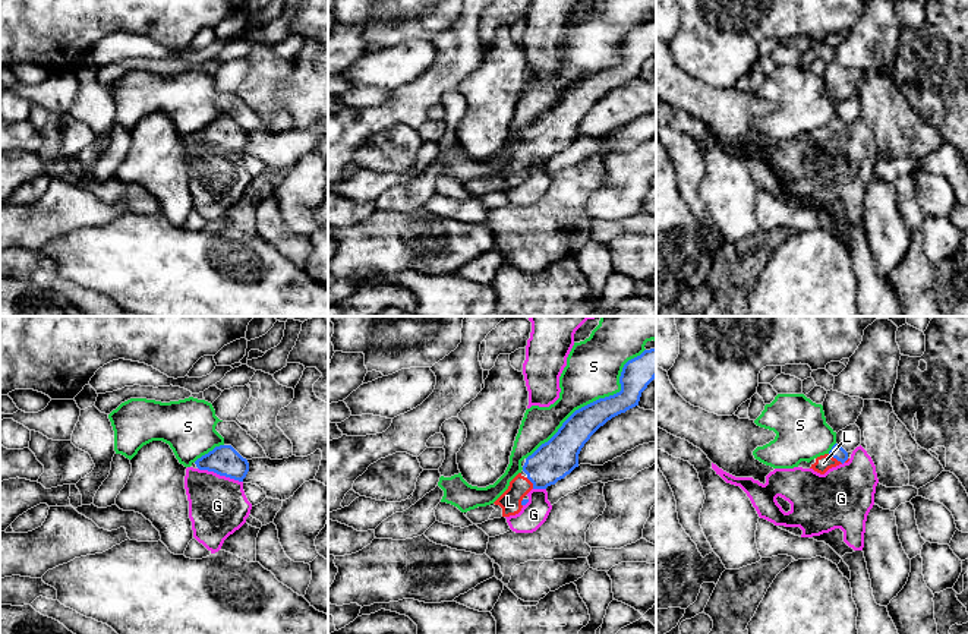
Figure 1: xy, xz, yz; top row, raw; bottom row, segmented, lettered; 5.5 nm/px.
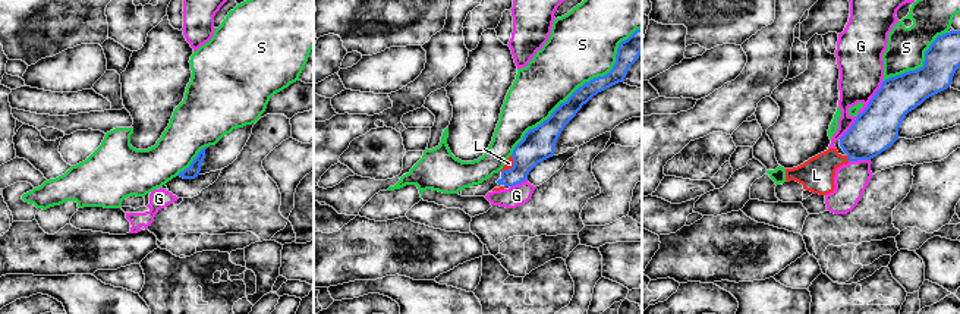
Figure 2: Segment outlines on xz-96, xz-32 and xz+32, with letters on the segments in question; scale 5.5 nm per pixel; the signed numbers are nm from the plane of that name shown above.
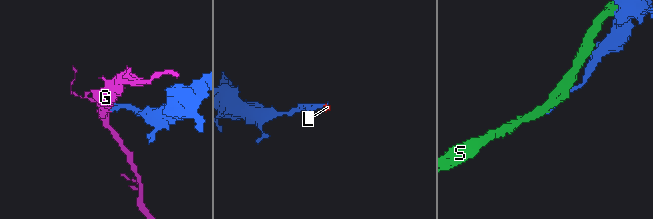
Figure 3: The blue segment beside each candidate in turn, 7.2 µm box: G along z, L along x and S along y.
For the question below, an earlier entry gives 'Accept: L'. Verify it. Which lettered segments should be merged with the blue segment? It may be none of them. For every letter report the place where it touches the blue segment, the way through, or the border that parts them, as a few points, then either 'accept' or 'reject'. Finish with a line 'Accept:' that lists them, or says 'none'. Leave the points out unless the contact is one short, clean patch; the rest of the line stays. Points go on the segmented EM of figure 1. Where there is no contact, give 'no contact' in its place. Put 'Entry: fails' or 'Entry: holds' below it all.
G: contact xy (220, 475); reject
L: contact yz (839, 460); way yz (836, 451), (839, 460), (823, 463); accept
S: contact xz (596, 400); reject
Accept: L
Entry: holds

